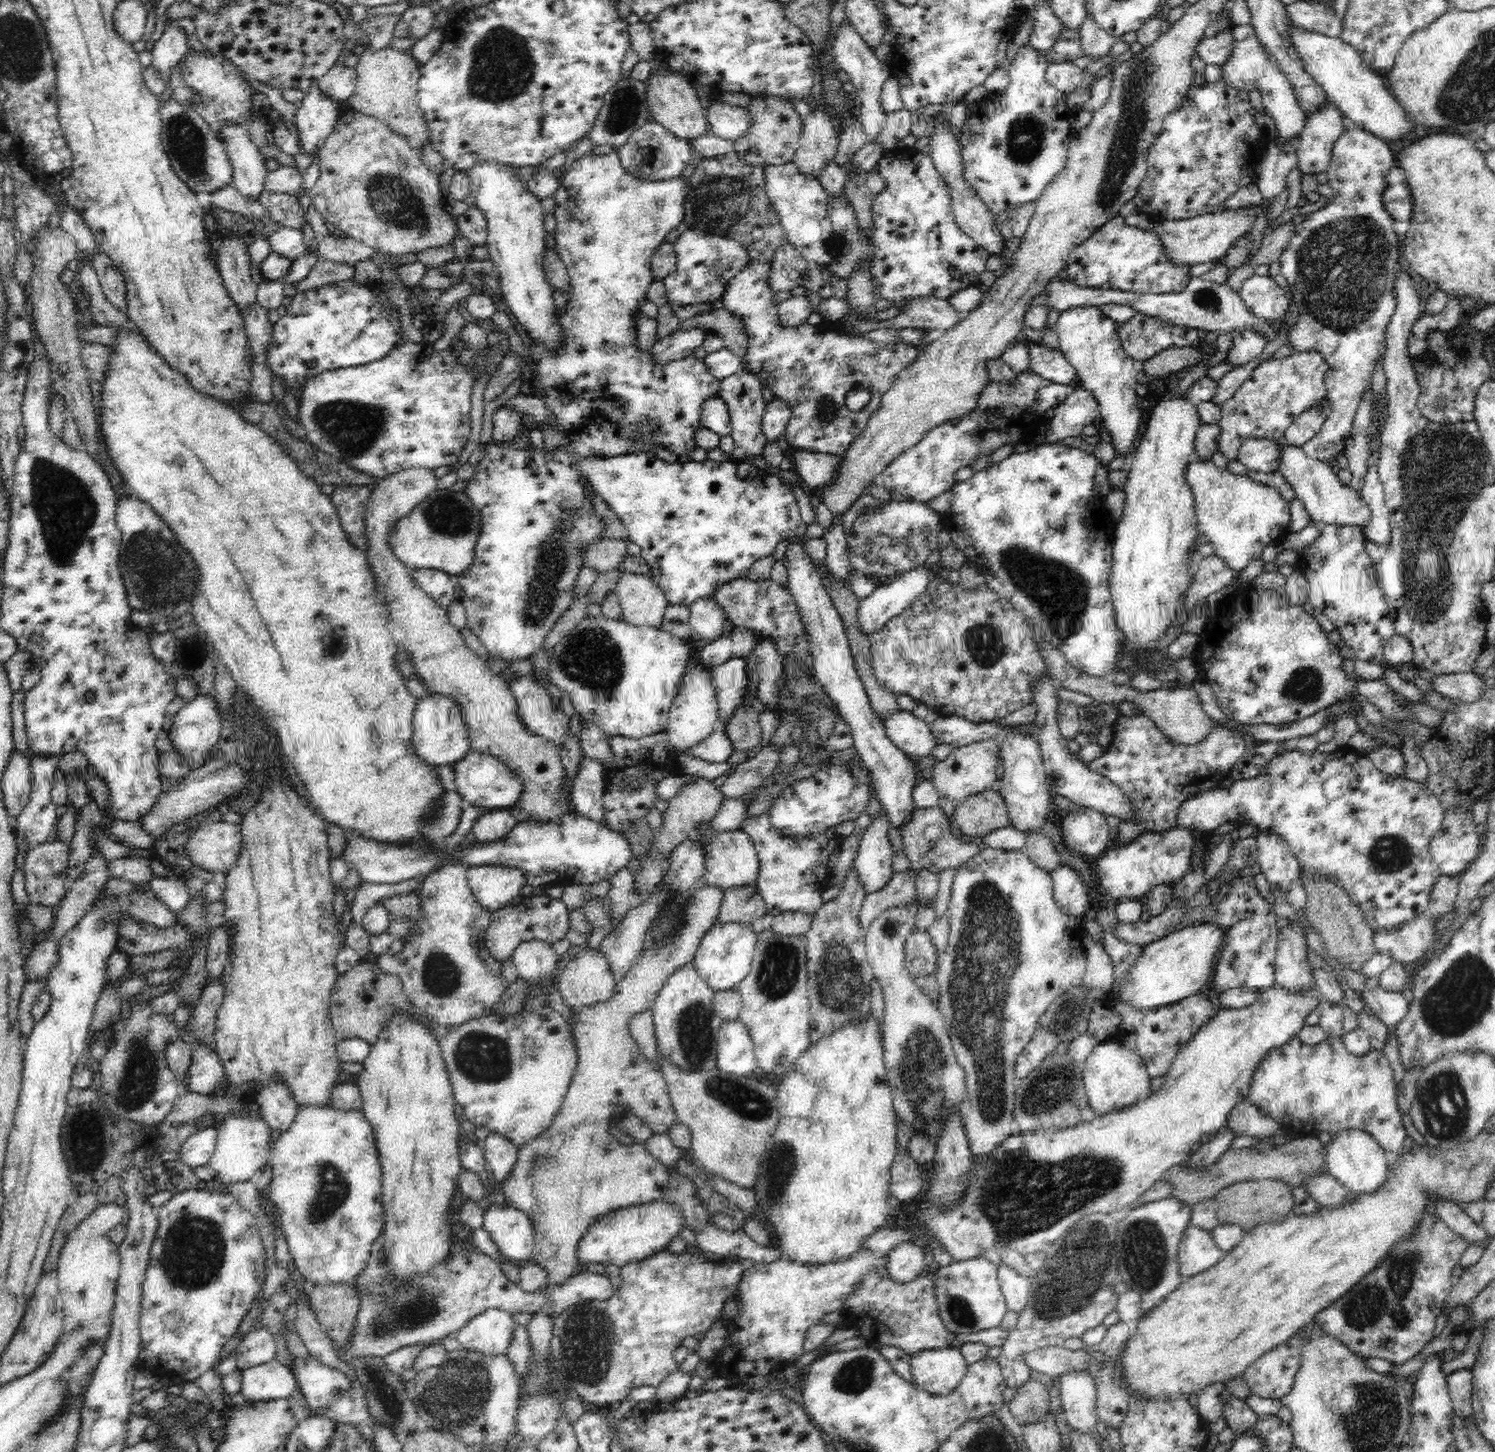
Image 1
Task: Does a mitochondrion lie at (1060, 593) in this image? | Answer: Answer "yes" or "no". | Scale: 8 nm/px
yes

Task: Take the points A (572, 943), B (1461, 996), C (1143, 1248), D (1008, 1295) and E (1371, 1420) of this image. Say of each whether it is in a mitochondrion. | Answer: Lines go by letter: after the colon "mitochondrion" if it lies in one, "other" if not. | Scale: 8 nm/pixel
A: other
B: mitochondrion
C: mitochondrion
D: other
E: mitochondrion

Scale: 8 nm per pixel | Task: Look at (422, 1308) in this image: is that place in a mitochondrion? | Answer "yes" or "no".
yes

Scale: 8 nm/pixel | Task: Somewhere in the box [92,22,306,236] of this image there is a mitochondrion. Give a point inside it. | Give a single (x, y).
(185, 140)

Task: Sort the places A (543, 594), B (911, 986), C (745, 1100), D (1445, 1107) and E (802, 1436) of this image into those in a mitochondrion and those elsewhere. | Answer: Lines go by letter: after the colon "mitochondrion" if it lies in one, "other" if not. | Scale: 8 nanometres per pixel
A: mitochondrion
B: other
C: mitochondrion
D: mitochondrion
E: other

